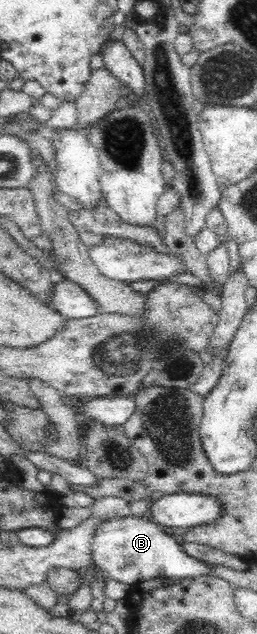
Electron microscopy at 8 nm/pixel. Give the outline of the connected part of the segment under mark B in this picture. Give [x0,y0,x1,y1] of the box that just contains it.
[86,515,213,586]

